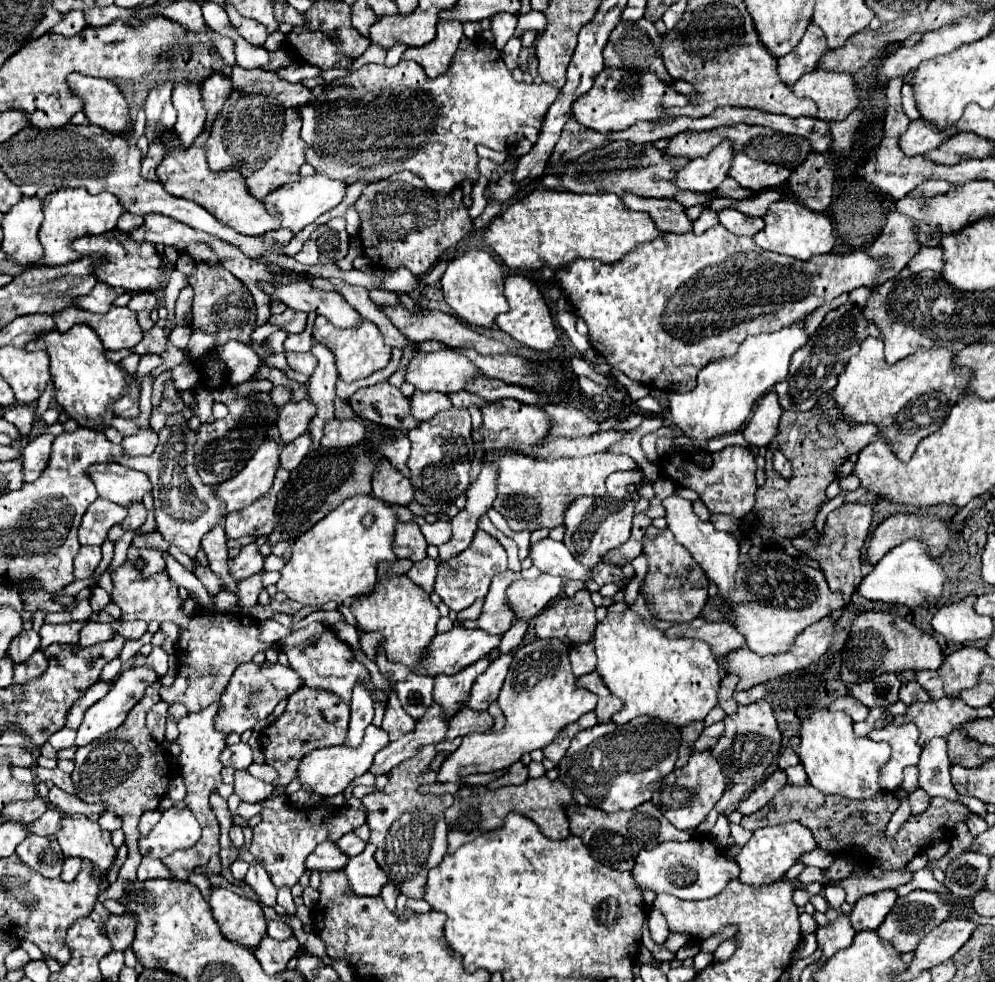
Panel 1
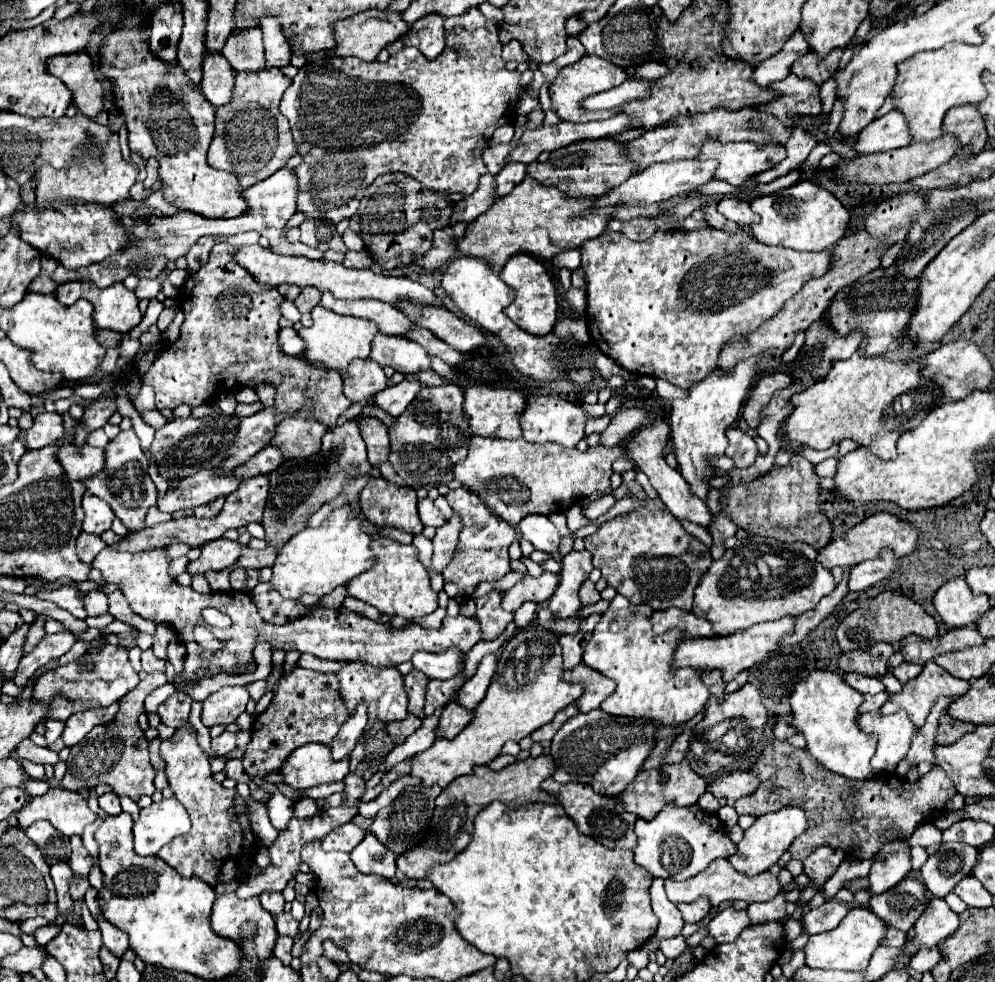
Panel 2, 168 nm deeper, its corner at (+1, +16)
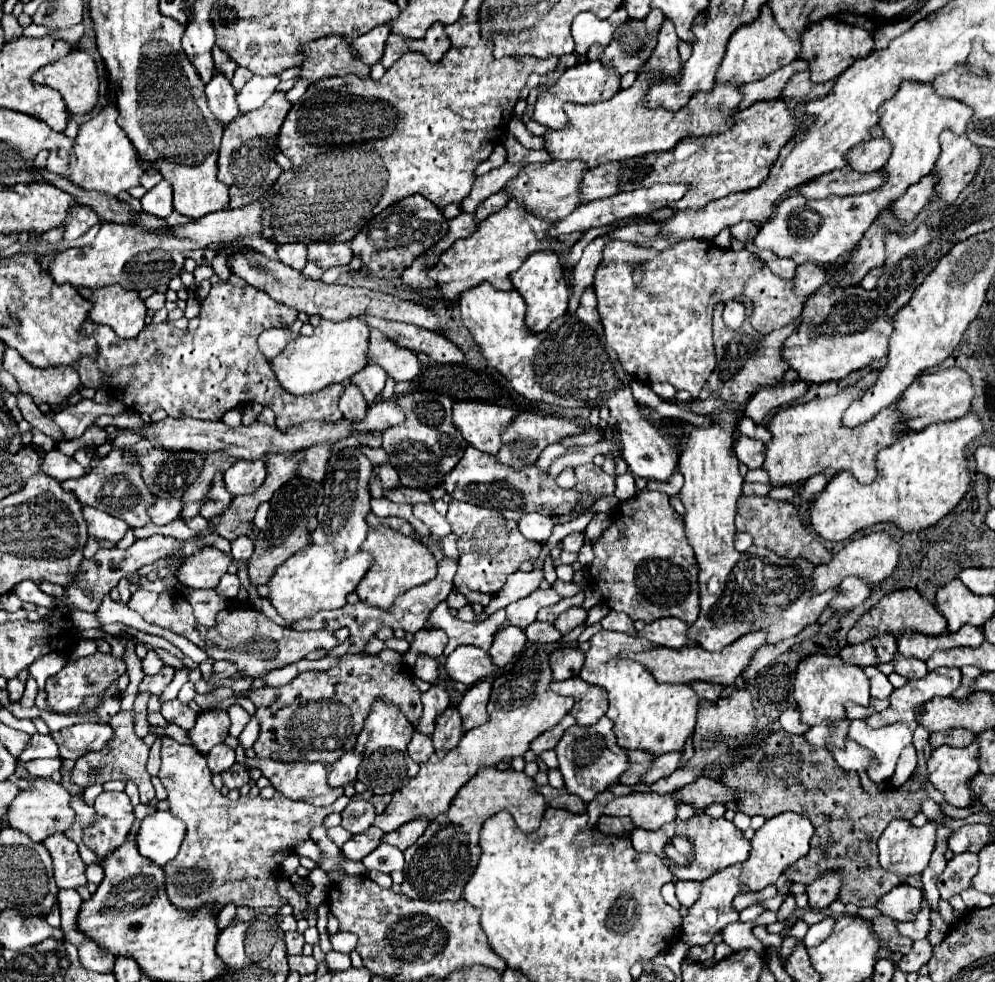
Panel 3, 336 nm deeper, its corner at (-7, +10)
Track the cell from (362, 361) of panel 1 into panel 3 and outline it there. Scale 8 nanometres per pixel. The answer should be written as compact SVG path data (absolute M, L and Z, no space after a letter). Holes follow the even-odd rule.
M349 318L349 320L341 320L341 322L321 320L319 326L315 328L313 336L309 336L309 338L299 336L295 342L291 342L291 346L287 346L287 350L279 358L271 360L273 372L287 392L291 392L291 394L315 394L333 382L345 384L345 382L349 382L349 378L355 372L363 370L367 366L367 344L369 344L369 326L363 320L359 320L359 318Z

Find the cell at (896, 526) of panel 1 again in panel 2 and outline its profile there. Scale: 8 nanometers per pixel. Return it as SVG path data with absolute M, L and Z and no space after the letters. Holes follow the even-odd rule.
M879 512L879 514L873 514L869 518L865 518L861 524L853 526L847 534L843 534L841 538L837 540L831 540L823 550L819 550L817 554L817 560L823 564L823 568L831 570L835 566L841 566L841 568L849 568L849 566L855 566L863 560L873 560L875 556L879 556L879 552L883 548L891 548L899 558L901 556L907 556L915 550L917 546L917 530L911 526L911 524L905 524L901 522L899 518L895 518L893 514L887 514L887 512Z

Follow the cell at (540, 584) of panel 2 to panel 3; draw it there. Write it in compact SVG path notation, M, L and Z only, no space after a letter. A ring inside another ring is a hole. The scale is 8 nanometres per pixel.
M551 588L535 590L529 596L517 600L517 602L513 602L513 604L509 604L505 608L507 610L507 620L509 620L509 624L515 624L515 626L525 630L529 624L535 622L535 616L537 616L539 608L553 606L559 600L561 600L561 596L555 590L551 590Z

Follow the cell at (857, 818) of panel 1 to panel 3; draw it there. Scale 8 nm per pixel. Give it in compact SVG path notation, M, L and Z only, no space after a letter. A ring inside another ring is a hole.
M783 730L767 736L753 756L725 770L721 782L739 790L737 804L747 816L773 818L783 814L783 810L807 816L815 828L811 850L785 870L789 880L807 886L825 870L841 870L843 888L839 900L857 906L875 906L887 890L899 884L889 882L891 874L879 868L877 840L891 820L913 820L921 812L921 798L927 798L925 790L909 792L901 788L885 788L869 794L861 788L859 774L839 768L827 748L807 746L803 736Z

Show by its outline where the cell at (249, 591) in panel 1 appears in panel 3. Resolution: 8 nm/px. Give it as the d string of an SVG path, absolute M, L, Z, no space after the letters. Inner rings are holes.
M225 574L221 578L219 586L217 586L219 594L223 594L225 598L235 598L237 592L239 592L239 588L241 588L241 582L239 582L239 578L235 574Z

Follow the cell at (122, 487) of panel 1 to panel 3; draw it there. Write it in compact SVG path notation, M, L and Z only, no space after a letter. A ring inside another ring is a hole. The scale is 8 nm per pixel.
M53 448L53 450L49 450L45 454L43 464L41 464L41 470L45 474L51 474L53 478L59 478L61 482L63 480L71 480L71 478L85 476L85 468L81 464L77 464L73 456L65 456L57 448Z

